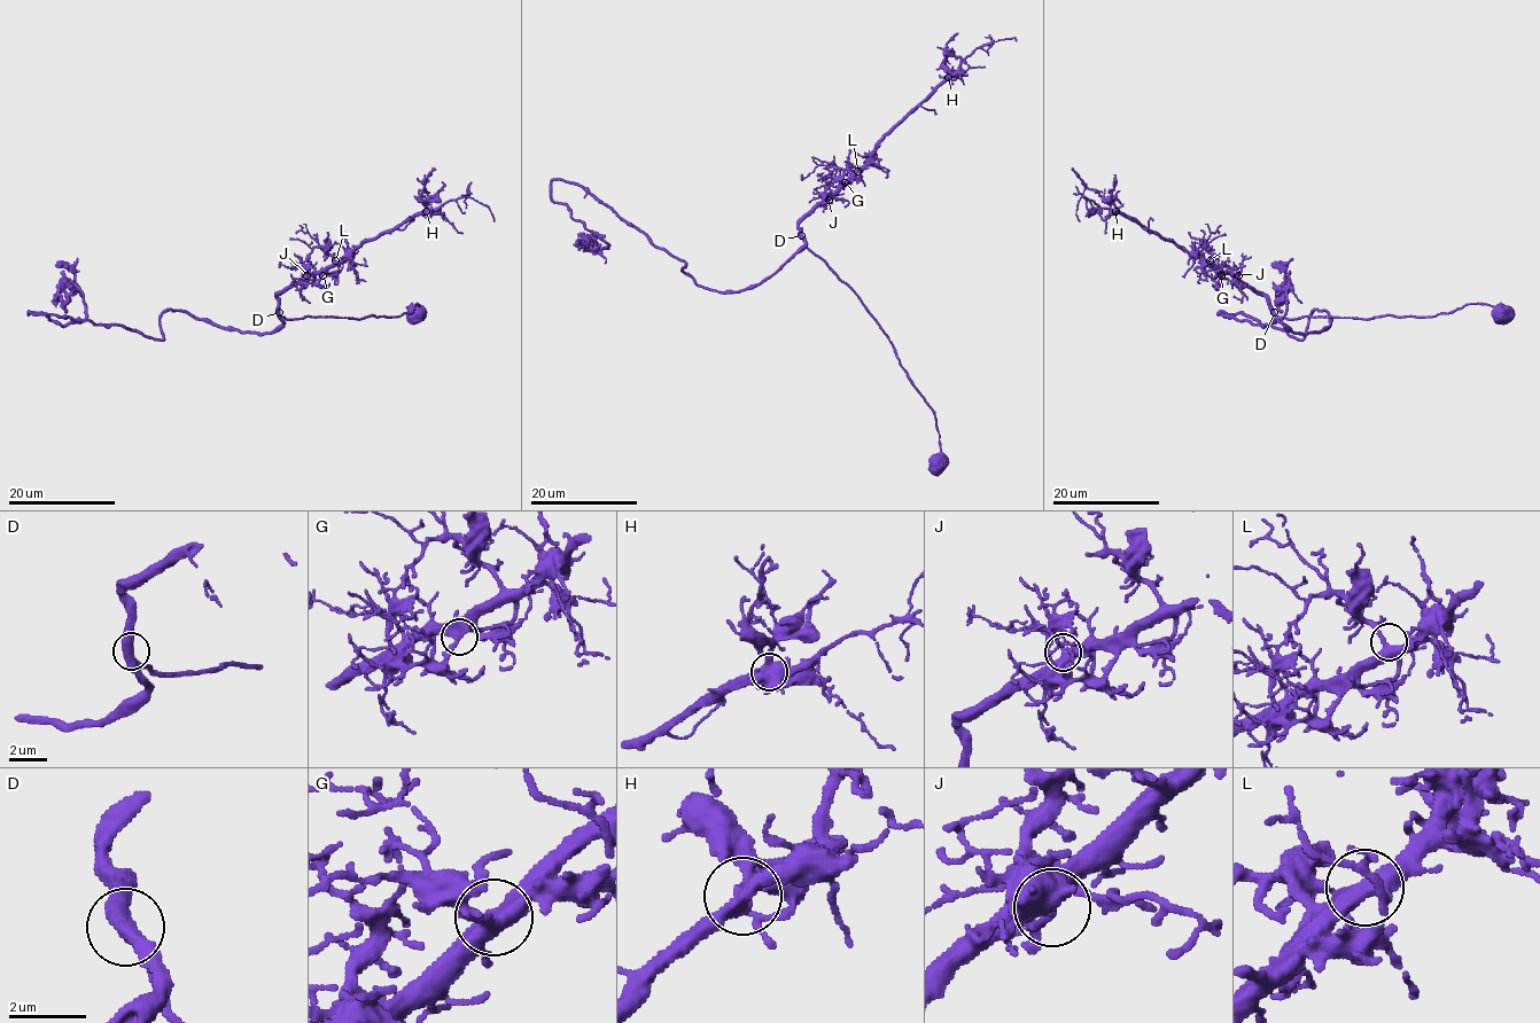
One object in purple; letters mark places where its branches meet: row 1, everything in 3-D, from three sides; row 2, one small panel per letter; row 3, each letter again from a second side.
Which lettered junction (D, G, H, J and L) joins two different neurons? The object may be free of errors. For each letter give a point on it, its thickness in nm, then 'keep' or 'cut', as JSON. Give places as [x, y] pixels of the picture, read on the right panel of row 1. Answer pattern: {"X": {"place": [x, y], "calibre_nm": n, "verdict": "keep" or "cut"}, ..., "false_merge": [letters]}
{"D": {"place": [1274, 312], "calibre_nm": 400, "verdict": "keep"}, "G": {"place": [1221, 275], "calibre_nm": 440, "verdict": "keep"}, "H": {"place": [1115, 211], "calibre_nm": 360, "verdict": "keep"}, "J": {"place": [1238, 275], "calibre_nm": 300, "verdict": "keep"}, "L": {"place": [1210, 260], "calibre_nm": 400, "verdict": "keep"}, "false_merge": []}

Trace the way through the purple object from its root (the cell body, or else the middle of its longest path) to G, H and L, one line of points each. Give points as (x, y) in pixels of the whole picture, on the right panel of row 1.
G: (1502, 313), (1504, 306), (1470, 303), (1433, 317), (1286, 319), (1275, 312), (1264, 295), (1228, 273), (1221, 275)
H: (1502, 313), (1504, 306), (1470, 303), (1433, 317), (1281, 318), (1264, 295), (1236, 276), (1221, 273), (1115, 211)
L: (1502, 313), (1504, 306), (1470, 303), (1433, 317), (1286, 319), (1264, 295), (1210, 260)

